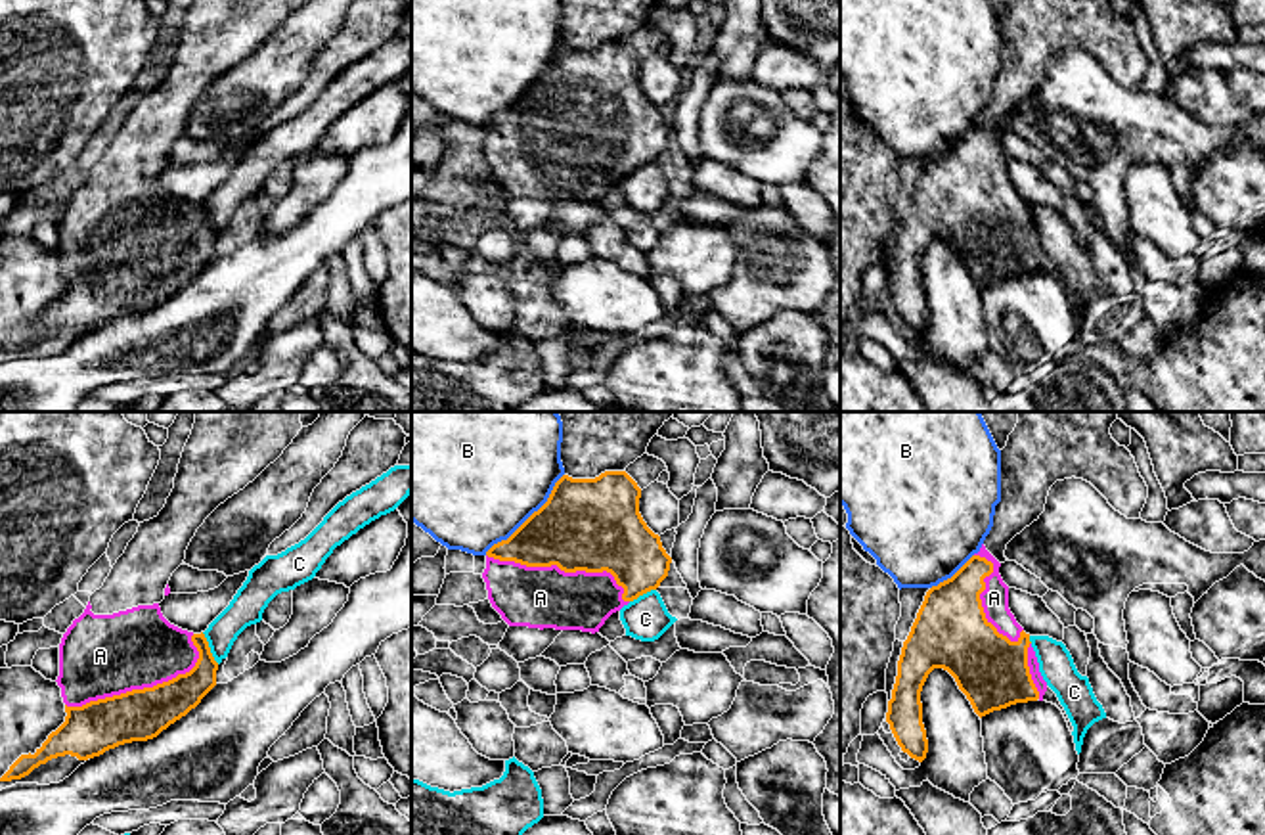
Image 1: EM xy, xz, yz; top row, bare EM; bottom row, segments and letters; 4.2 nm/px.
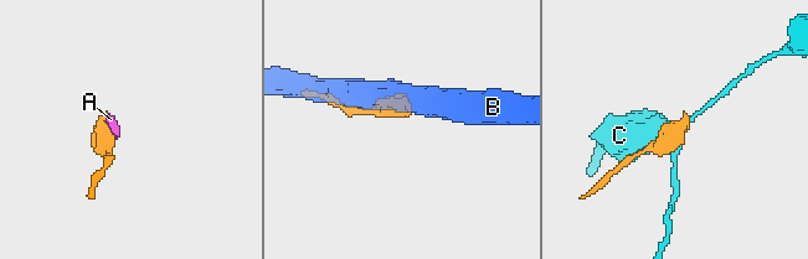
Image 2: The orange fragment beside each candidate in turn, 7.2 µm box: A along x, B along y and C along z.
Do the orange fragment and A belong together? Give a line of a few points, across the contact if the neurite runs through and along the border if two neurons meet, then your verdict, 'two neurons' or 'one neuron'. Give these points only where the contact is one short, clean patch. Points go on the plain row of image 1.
one neuron

